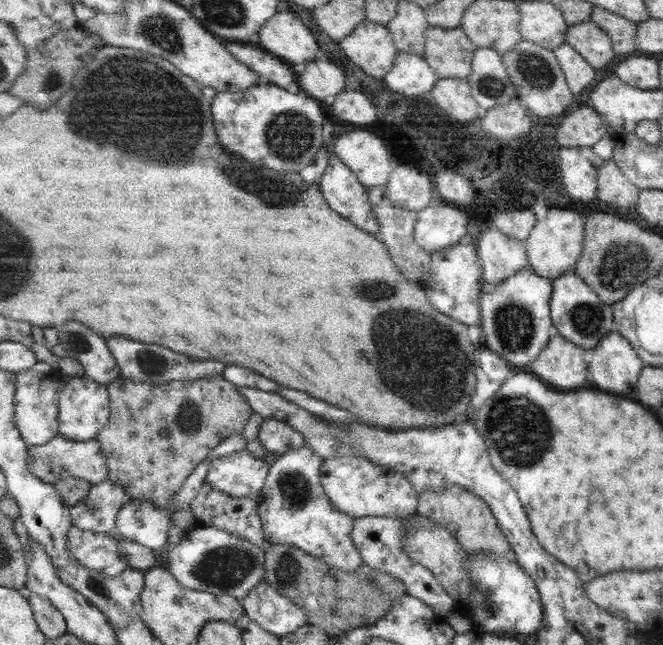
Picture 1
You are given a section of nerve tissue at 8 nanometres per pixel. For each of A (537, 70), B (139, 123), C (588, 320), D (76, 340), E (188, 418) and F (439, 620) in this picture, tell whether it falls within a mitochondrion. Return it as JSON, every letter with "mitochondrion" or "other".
{"A":"mitochondrion","B":"mitochondrion","C":"mitochondrion","D":"mitochondrion","E":"mitochondrion","F":"other"}

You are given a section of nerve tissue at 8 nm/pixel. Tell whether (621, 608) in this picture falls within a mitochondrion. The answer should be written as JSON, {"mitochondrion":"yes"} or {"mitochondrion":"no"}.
{"mitochondrion":"no"}

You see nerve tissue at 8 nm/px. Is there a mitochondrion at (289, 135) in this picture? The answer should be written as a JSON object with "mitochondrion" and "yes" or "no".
{"mitochondrion":"yes"}

